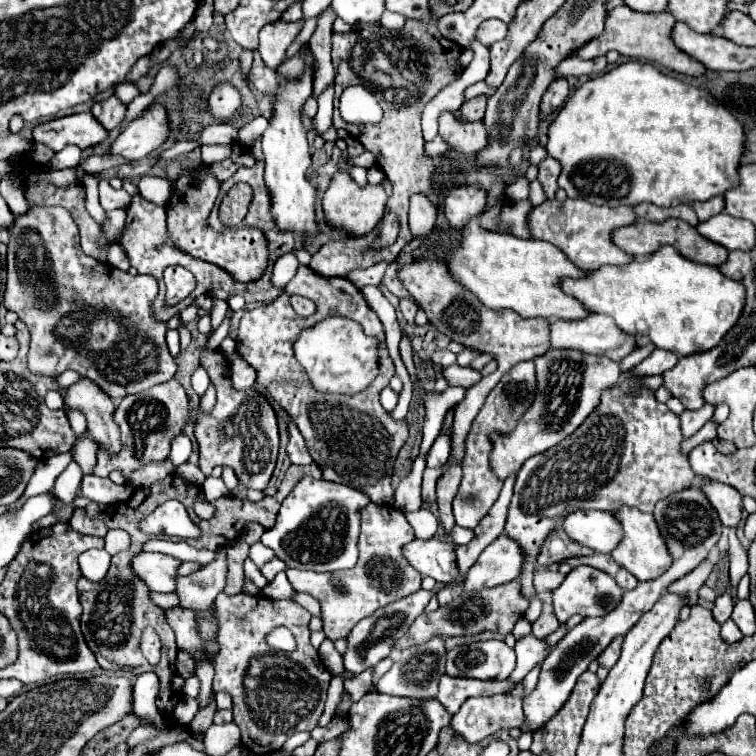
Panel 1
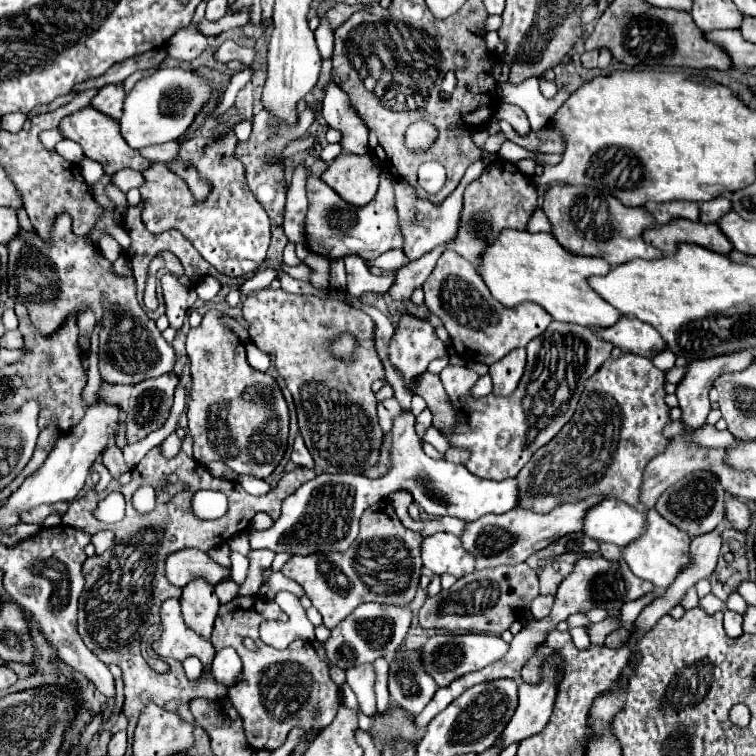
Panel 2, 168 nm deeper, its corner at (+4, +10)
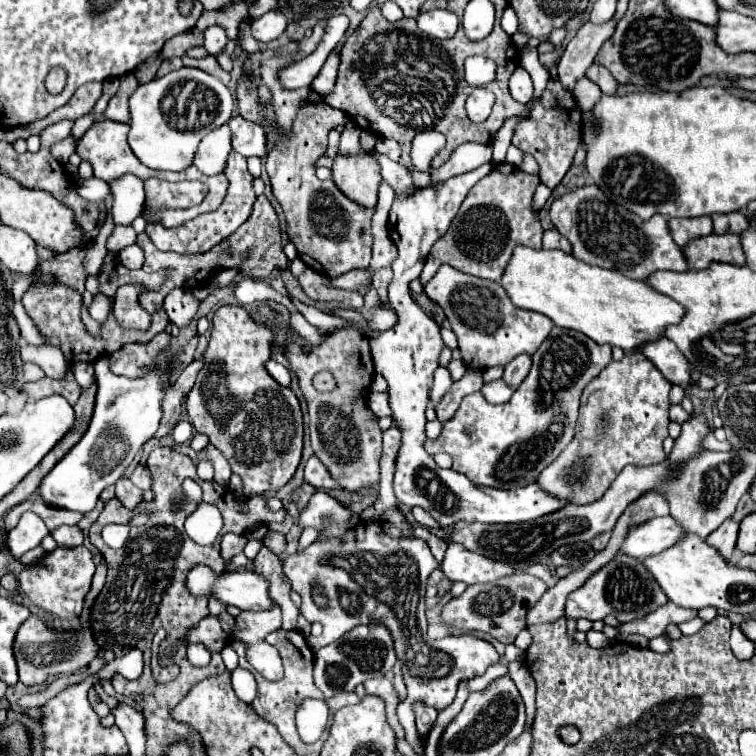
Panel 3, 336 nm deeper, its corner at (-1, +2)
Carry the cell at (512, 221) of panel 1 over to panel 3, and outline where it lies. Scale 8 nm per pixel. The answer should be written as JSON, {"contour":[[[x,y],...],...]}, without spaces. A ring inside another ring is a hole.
{"contour":[[[555,228],[551,230],[545,230],[543,232],[543,248],[549,248],[549,250],[563,250],[563,252],[571,252],[571,244],[567,242],[567,238],[563,238]]]}

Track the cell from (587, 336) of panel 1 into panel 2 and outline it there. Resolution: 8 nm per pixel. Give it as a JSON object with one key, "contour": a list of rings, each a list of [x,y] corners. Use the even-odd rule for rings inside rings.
{"contour":[[[622,316],[614,326],[610,328],[596,328],[596,334],[618,346],[622,352],[632,352],[640,356],[656,356],[662,350],[666,350],[666,342],[660,338],[660,334],[646,322],[640,322],[636,318]]]}

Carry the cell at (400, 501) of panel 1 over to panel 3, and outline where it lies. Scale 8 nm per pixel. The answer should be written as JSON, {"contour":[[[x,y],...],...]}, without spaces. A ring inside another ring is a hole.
{"contour":[[[439,366],[439,370],[435,372],[435,382],[431,388],[431,404],[437,406],[441,402],[441,398],[447,394],[447,390],[453,386],[453,378],[451,372],[443,366]]]}

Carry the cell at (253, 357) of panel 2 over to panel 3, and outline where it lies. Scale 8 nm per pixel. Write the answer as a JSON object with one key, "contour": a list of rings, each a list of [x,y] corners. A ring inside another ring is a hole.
{"contour":[[[269,360],[269,362],[267,362],[267,372],[269,372],[269,374],[271,374],[279,384],[289,386],[291,376],[289,376],[289,370],[287,370],[283,364],[277,364],[275,360]]]}

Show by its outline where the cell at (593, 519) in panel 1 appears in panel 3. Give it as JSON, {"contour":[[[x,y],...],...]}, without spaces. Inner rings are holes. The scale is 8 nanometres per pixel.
{"contour":[[[651,518],[643,524],[631,526],[623,538],[621,544],[621,554],[633,556],[633,558],[647,558],[651,554],[659,554],[659,550],[665,550],[683,534],[683,528],[671,518]]]}

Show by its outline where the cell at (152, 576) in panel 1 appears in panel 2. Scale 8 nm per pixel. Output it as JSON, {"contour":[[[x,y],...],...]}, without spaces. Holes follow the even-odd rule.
{"contour":[[[190,548],[174,552],[166,558],[166,578],[174,586],[184,588],[194,578],[206,580],[210,586],[216,586],[222,582],[222,578],[232,578],[230,570],[216,564],[206,552]]]}

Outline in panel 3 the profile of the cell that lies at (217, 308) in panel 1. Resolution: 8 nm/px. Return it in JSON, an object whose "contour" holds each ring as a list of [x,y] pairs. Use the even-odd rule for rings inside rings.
{"contour":[[[229,304],[229,306],[221,306],[215,316],[213,316],[213,322],[211,322],[211,340],[209,340],[209,346],[203,354],[205,358],[205,364],[203,364],[203,370],[197,374],[197,382],[193,386],[193,390],[187,394],[187,402],[185,402],[185,408],[187,408],[187,414],[189,414],[189,420],[193,424],[193,428],[199,432],[199,434],[205,434],[211,444],[229,460],[229,466],[235,474],[241,476],[243,480],[243,494],[245,496],[257,496],[257,494],[265,494],[269,490],[279,490],[281,486],[285,486],[291,476],[295,474],[297,470],[297,464],[301,460],[301,448],[303,448],[303,416],[301,416],[301,408],[299,408],[299,402],[297,402],[297,396],[291,392],[291,388],[285,388],[281,384],[277,384],[265,370],[265,362],[269,360],[269,350],[271,350],[271,344],[273,344],[273,332],[267,328],[267,326],[261,326],[259,322],[251,320],[251,316],[245,312],[243,306],[239,304]]]}

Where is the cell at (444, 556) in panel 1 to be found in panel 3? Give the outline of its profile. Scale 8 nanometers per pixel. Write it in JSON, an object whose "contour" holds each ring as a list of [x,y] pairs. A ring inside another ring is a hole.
{"contour":[[[449,542],[449,548],[441,562],[441,572],[451,582],[465,582],[467,586],[479,582],[493,582],[507,574],[513,574],[509,566],[503,566],[501,562],[491,562],[489,558],[469,552],[465,550],[465,546],[459,546],[455,542]]]}

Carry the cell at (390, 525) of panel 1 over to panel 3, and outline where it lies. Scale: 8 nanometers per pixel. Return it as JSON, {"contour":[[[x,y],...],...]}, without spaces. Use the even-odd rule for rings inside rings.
{"contour":[[[359,522],[347,532],[343,542],[319,542],[315,540],[303,552],[291,554],[283,560],[283,572],[289,578],[291,590],[295,590],[303,604],[301,614],[309,622],[321,622],[323,634],[319,638],[307,638],[313,650],[319,650],[357,624],[367,624],[377,620],[385,624],[393,638],[397,660],[403,666],[403,676],[407,684],[407,700],[397,706],[397,716],[405,732],[413,730],[413,700],[423,700],[427,706],[443,710],[455,698],[461,680],[471,680],[485,674],[491,664],[497,664],[501,656],[491,642],[475,638],[471,634],[445,636],[443,640],[431,640],[427,636],[427,620],[423,610],[425,584],[429,574],[439,566],[431,554],[427,542],[419,538],[393,538],[385,534],[381,522]],[[313,588],[323,590],[327,606],[319,608],[313,602]],[[345,592],[357,594],[361,606],[357,612],[349,614],[349,604],[345,602]]]}

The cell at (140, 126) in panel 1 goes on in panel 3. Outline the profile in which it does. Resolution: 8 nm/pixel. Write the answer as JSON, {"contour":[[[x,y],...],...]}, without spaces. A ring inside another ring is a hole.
{"contour":[[[181,68],[141,84],[129,98],[129,108],[131,130],[127,138],[133,154],[149,168],[179,172],[191,166],[201,138],[233,116],[235,100],[229,88],[215,76],[197,68]]]}

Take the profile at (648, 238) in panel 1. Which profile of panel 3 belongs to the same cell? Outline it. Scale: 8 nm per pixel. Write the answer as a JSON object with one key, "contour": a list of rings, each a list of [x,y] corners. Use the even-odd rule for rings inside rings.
{"contour":[[[709,234],[695,238],[683,246],[683,256],[693,270],[703,270],[711,262],[727,262],[737,266],[745,264],[737,234]]]}

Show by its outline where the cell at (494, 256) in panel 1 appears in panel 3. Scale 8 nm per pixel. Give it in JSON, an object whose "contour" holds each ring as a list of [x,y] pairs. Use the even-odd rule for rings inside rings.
{"contour":[[[515,246],[499,282],[515,308],[545,314],[559,328],[583,332],[599,344],[619,346],[625,352],[663,336],[665,326],[683,318],[683,306],[615,270],[585,264],[561,250],[533,250]]]}

